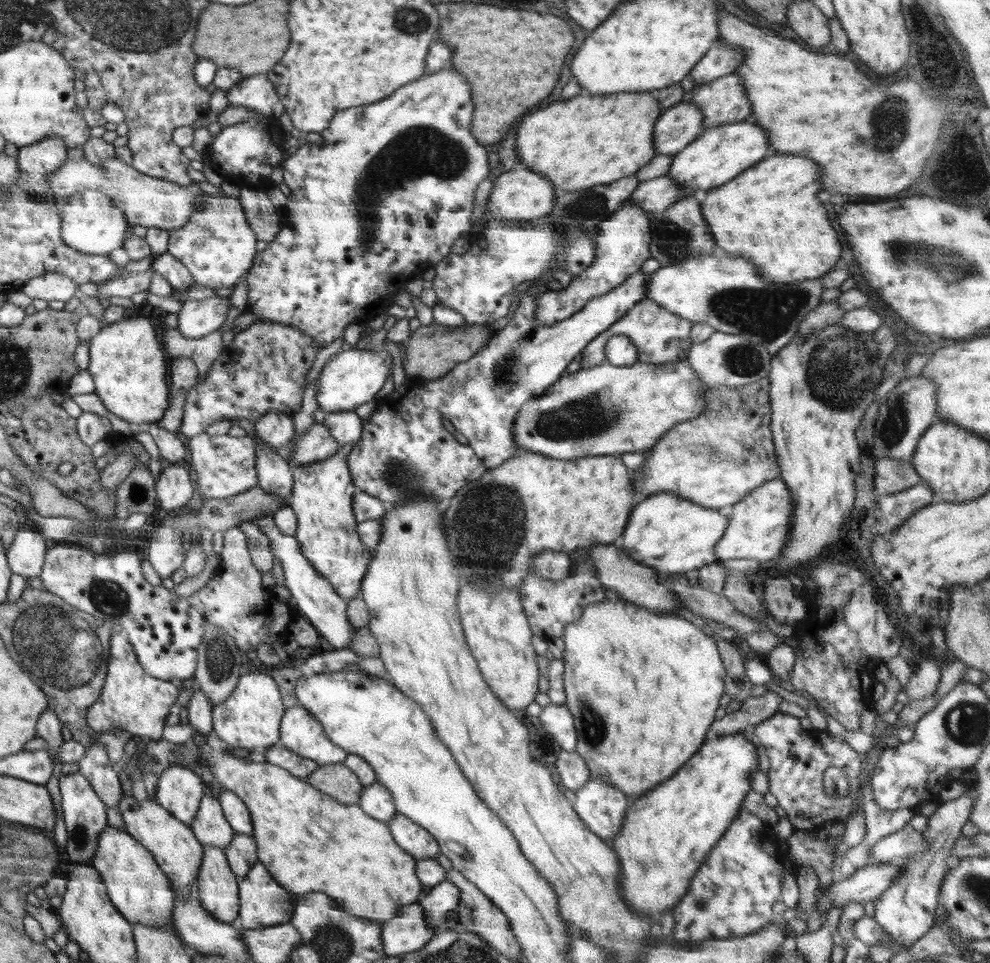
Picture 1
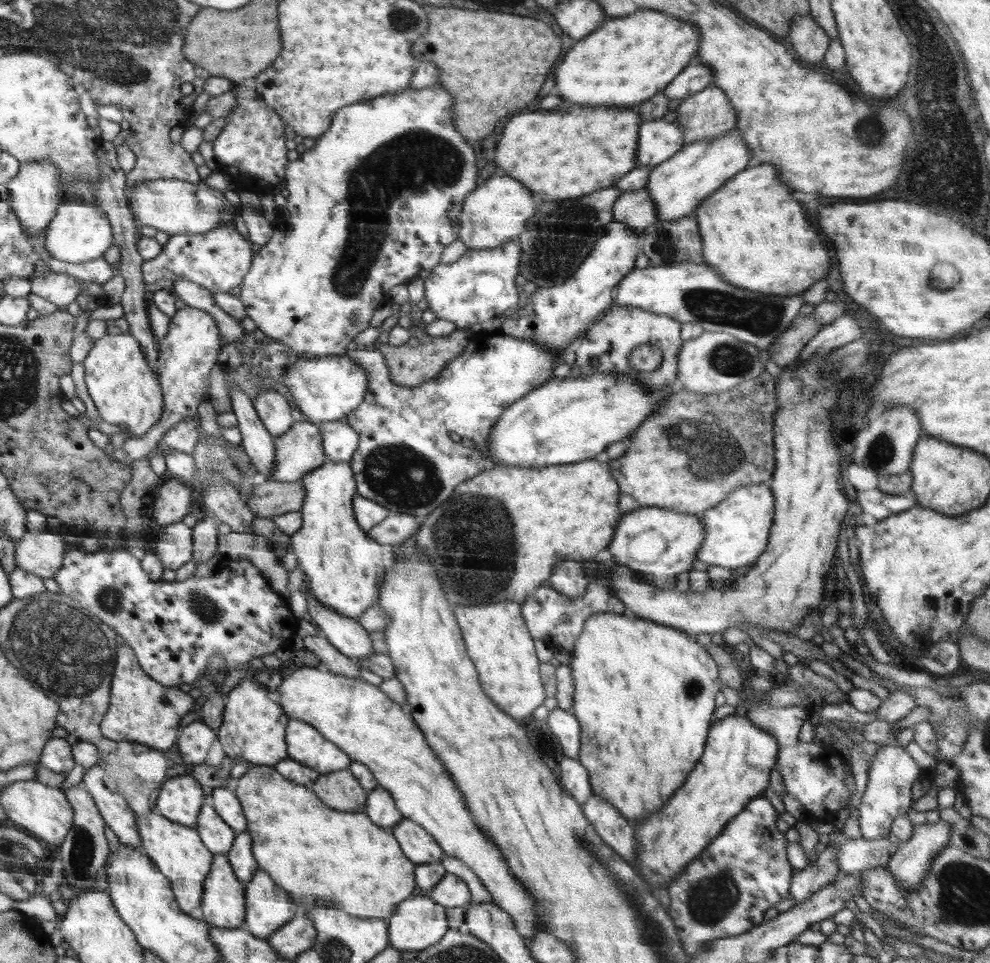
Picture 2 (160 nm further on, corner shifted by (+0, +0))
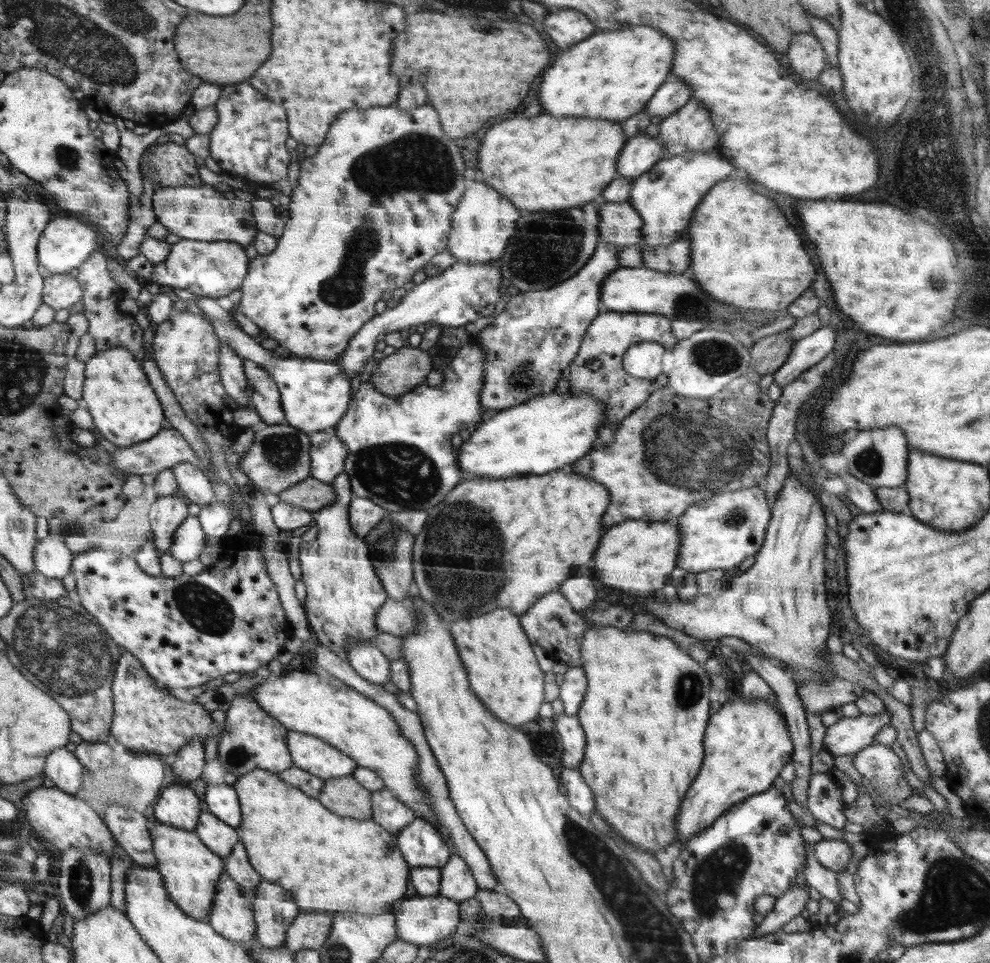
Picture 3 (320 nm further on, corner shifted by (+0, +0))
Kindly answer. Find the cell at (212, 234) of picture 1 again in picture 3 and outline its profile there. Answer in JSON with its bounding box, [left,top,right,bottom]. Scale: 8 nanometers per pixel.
[150,239,248,300]

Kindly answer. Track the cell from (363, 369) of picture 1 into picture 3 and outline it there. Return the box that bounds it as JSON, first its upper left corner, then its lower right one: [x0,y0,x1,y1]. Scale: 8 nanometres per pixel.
[196,297,353,434]

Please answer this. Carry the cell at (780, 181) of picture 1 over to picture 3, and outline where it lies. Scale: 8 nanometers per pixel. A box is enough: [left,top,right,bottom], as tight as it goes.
[686,180,816,312]

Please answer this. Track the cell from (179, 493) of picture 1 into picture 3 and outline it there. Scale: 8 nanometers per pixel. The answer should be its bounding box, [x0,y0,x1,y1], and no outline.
[149,495,189,555]

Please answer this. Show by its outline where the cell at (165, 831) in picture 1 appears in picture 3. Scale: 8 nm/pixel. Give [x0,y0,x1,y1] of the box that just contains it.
[150,821,226,921]

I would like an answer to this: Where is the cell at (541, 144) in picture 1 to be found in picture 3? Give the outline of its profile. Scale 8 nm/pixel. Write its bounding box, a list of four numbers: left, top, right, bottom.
[478,112,627,210]

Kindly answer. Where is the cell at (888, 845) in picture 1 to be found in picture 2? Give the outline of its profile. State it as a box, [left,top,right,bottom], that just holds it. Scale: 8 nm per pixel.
[829,833,898,875]

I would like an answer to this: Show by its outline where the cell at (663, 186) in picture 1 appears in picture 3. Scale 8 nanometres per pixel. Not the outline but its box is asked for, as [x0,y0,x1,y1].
[599,200,642,246]

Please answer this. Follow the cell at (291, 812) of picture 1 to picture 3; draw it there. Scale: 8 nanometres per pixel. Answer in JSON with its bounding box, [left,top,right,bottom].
[233,769,411,915]

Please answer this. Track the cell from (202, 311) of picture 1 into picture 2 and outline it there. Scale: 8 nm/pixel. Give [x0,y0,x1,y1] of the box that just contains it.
[121,307,220,462]

